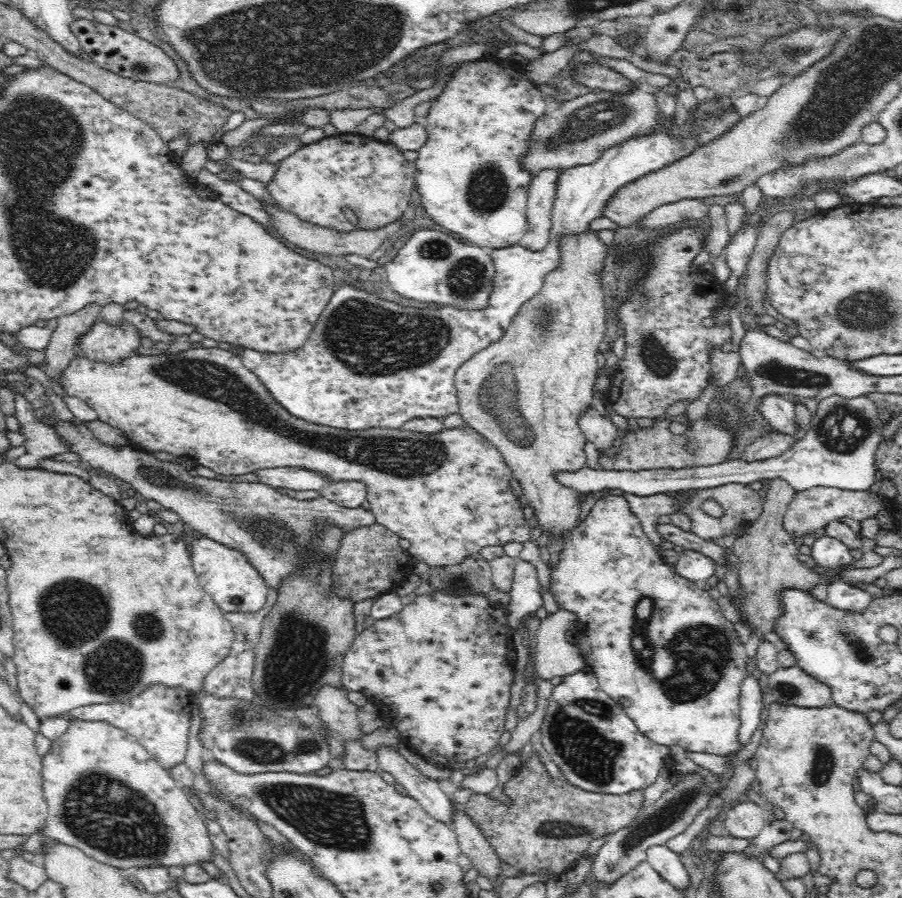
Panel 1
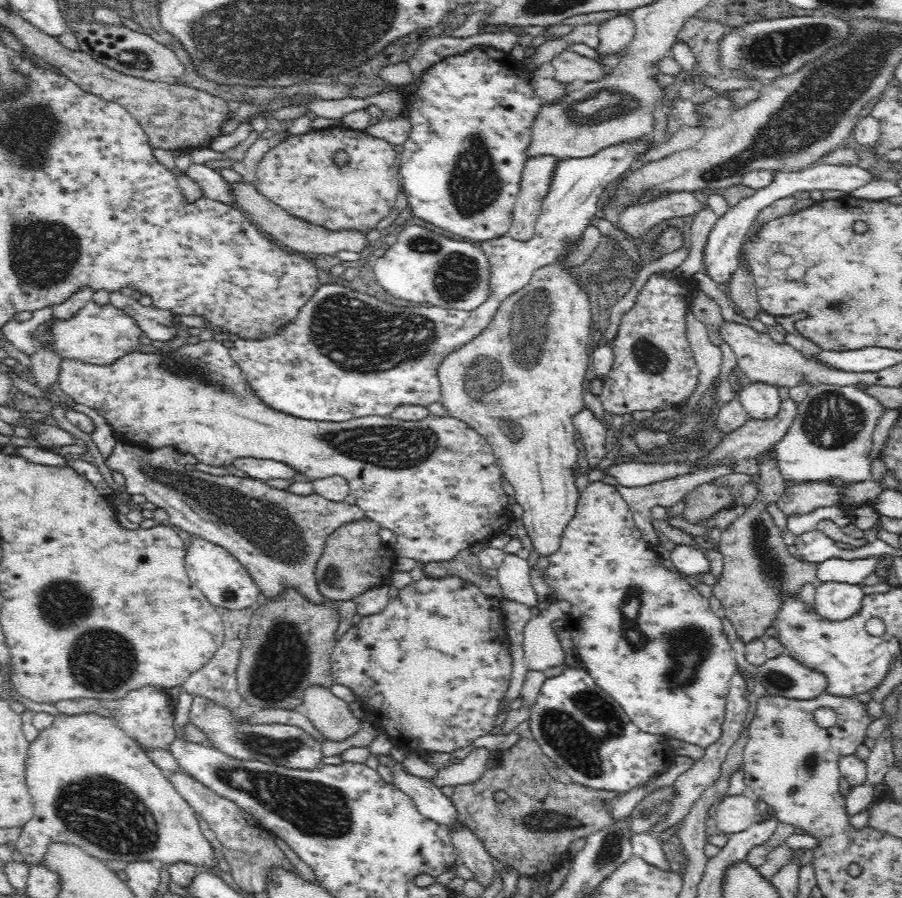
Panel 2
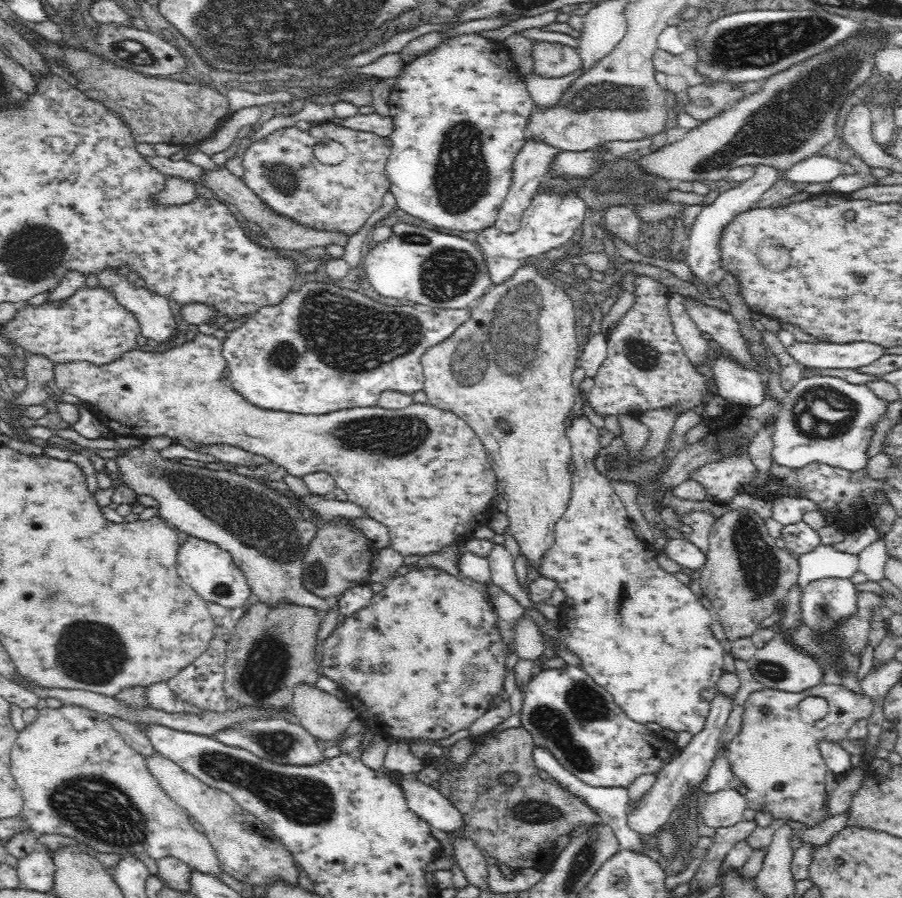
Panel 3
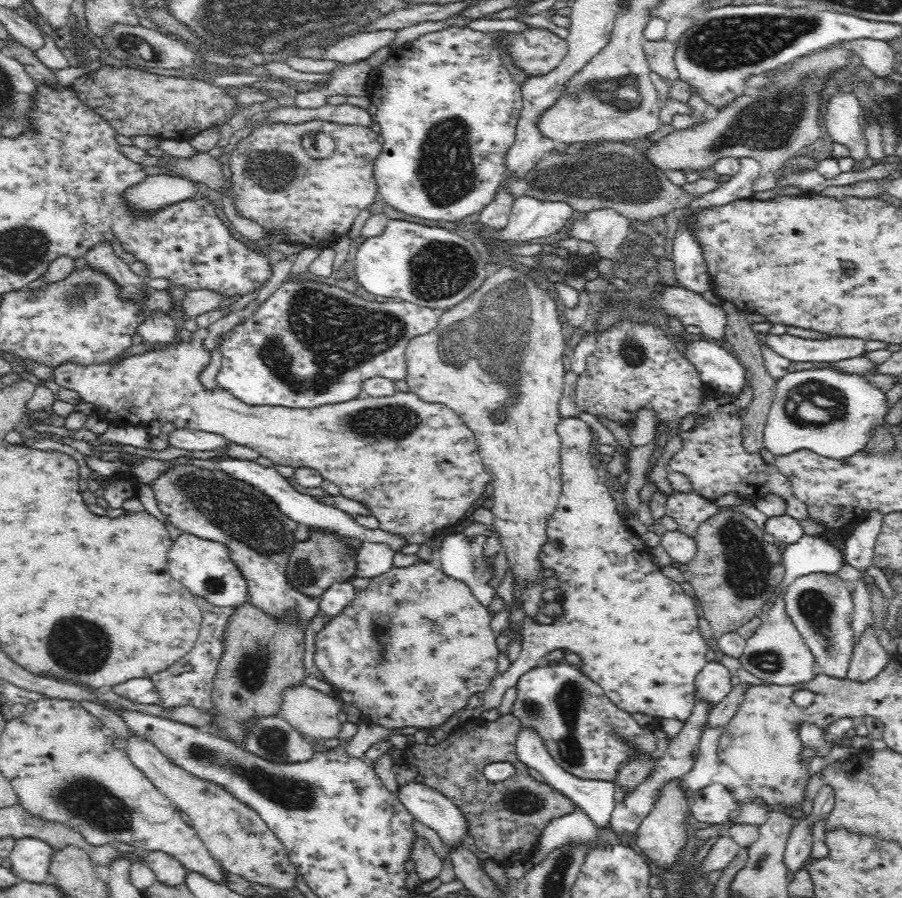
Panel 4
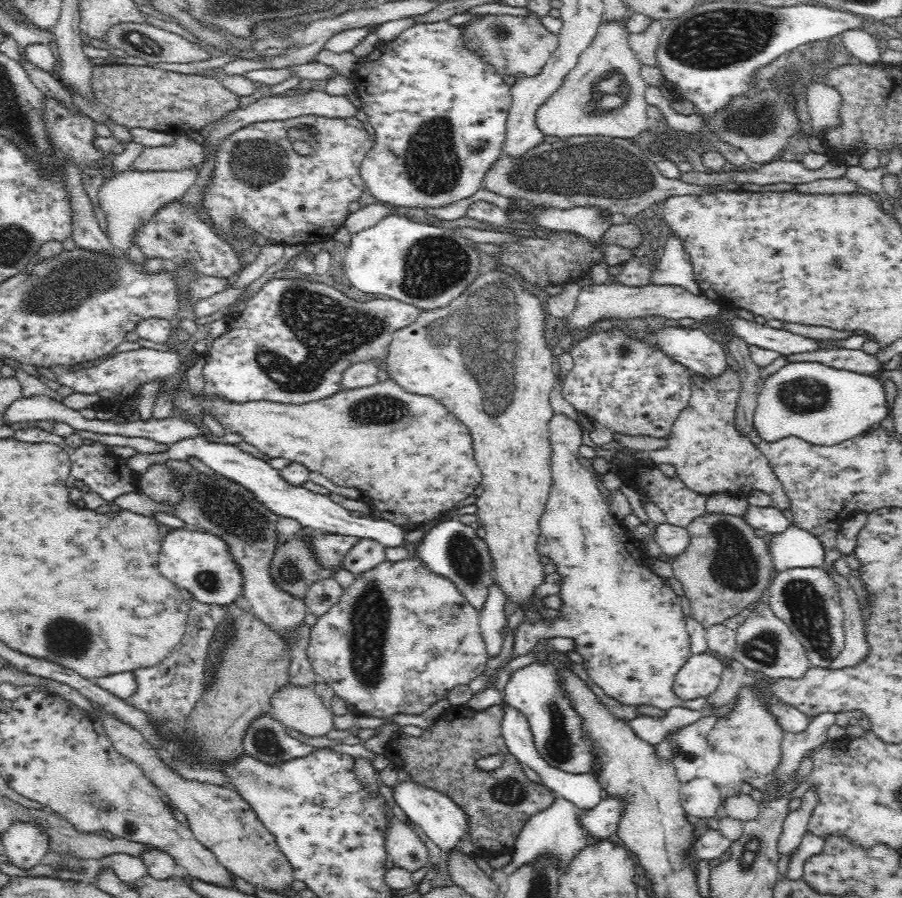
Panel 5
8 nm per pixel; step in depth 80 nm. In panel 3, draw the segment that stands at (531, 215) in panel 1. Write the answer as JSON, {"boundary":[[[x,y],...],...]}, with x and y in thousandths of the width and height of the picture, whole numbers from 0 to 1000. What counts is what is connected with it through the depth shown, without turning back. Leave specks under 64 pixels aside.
{"boundary":[[[582,147],[578,164],[568,177],[567,185],[567,199],[560,214],[555,228],[551,229],[549,242],[544,247],[547,257],[554,257],[555,259],[570,258],[574,254],[575,241],[579,233],[589,224],[589,220],[594,218],[596,214],[593,214],[593,209],[602,202],[602,198],[610,189],[610,183],[614,174],[616,174],[621,167],[614,165],[614,161],[599,156],[599,154],[592,154],[590,149]]]}

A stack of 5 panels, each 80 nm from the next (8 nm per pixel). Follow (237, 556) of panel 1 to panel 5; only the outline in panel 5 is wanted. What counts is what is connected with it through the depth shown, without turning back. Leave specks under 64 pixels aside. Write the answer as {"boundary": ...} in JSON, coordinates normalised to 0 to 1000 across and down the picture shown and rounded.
{"boundary":[[[222,588],[193,589],[180,598],[176,602],[176,615],[172,621],[172,633],[182,644],[204,655],[215,666],[216,671],[256,674],[267,664],[269,644],[253,606],[242,596]]]}

